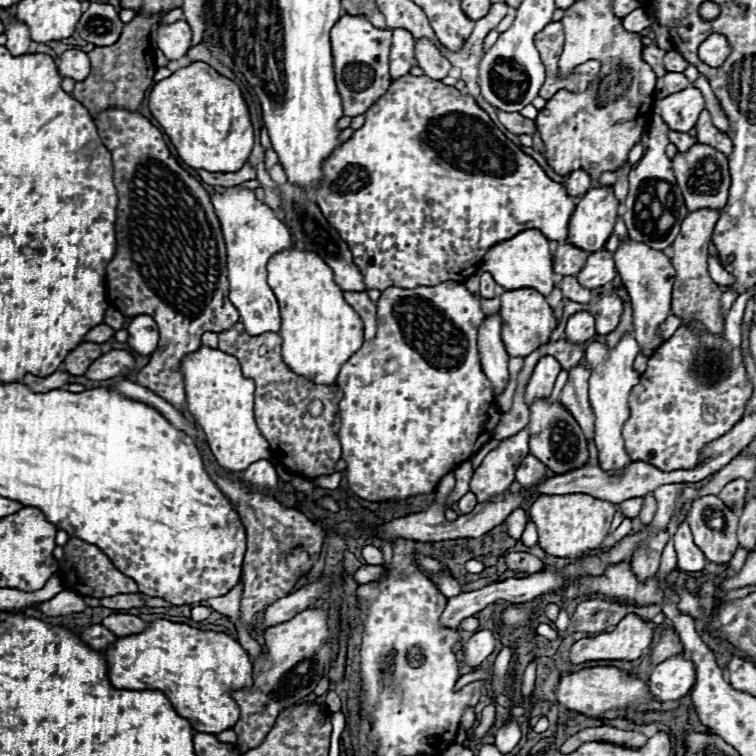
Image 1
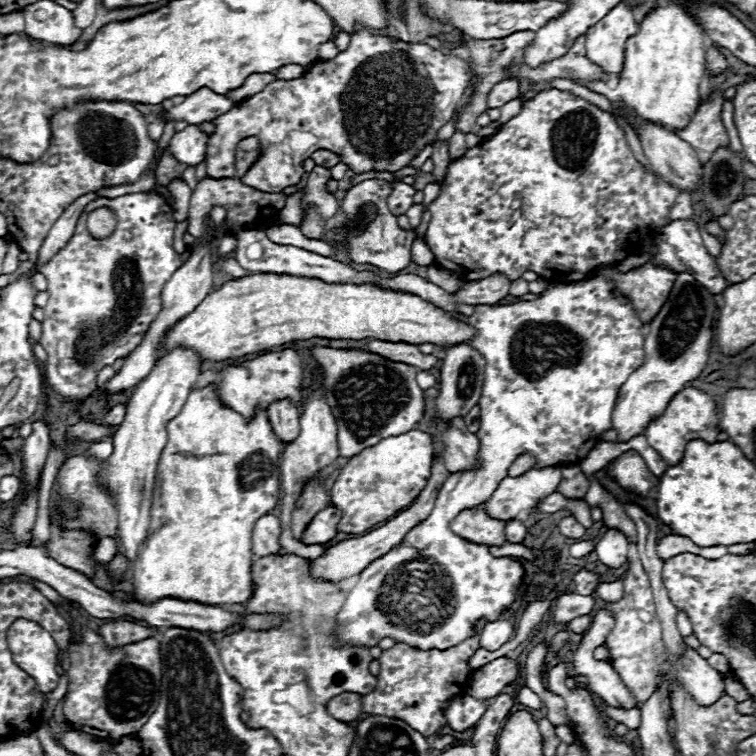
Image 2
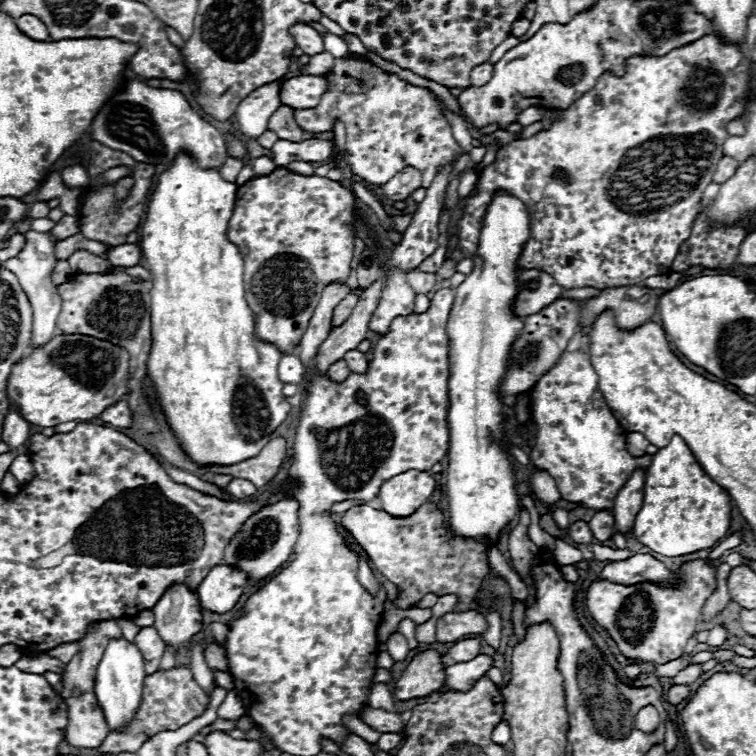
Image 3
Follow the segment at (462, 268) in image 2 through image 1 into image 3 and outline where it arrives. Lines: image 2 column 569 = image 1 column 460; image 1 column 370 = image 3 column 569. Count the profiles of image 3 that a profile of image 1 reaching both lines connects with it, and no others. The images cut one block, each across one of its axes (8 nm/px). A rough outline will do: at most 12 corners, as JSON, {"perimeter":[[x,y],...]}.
{"perimeter":[[716,36],[604,72],[498,148],[458,220],[524,202],[564,288],[668,274],[744,112]]}

